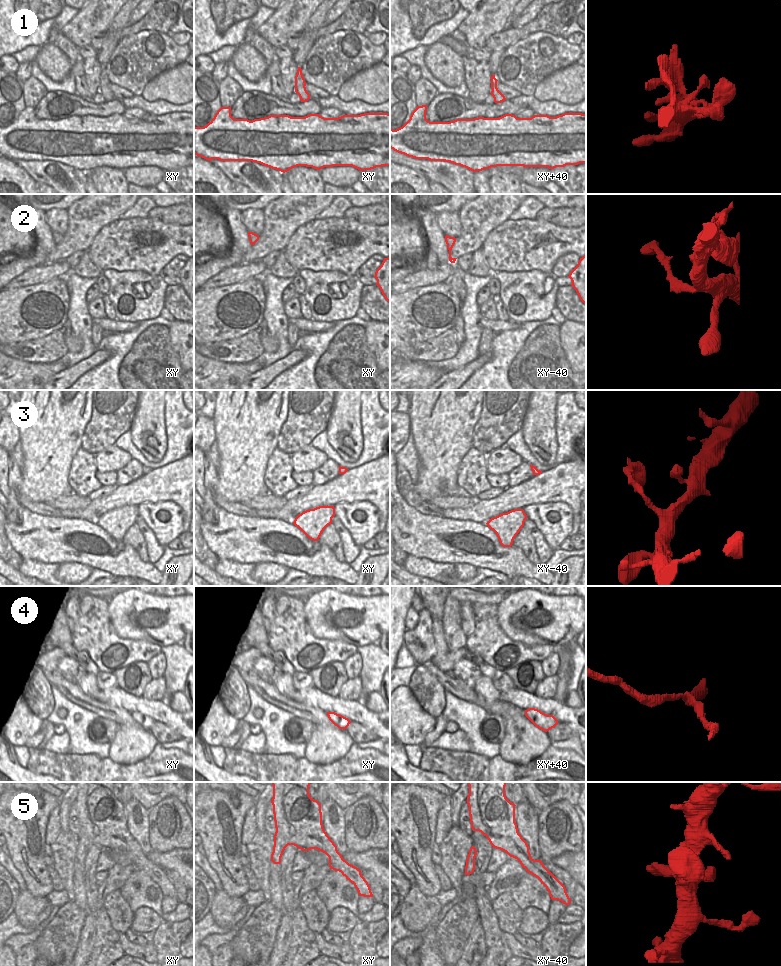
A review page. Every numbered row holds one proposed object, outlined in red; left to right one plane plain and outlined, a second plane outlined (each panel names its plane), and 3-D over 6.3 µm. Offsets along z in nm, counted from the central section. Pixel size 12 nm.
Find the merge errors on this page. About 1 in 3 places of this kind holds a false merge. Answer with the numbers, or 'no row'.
1, 2

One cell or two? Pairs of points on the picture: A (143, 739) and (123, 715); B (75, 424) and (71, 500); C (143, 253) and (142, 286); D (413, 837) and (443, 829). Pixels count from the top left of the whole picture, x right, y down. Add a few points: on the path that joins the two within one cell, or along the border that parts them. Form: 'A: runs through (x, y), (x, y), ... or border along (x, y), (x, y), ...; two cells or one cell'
A: border along (119, 725), (139, 726); two cells
B: border along (74, 493), (58, 496), (48, 501); two cells
C: border along (118, 271), (144, 271), (150, 274), (160, 274); two cells
D: border along (440, 808), (437, 814), (434, 842); two cells

